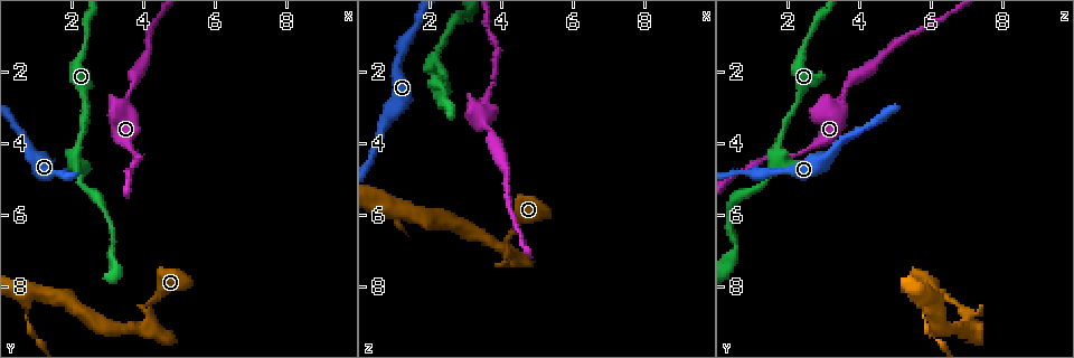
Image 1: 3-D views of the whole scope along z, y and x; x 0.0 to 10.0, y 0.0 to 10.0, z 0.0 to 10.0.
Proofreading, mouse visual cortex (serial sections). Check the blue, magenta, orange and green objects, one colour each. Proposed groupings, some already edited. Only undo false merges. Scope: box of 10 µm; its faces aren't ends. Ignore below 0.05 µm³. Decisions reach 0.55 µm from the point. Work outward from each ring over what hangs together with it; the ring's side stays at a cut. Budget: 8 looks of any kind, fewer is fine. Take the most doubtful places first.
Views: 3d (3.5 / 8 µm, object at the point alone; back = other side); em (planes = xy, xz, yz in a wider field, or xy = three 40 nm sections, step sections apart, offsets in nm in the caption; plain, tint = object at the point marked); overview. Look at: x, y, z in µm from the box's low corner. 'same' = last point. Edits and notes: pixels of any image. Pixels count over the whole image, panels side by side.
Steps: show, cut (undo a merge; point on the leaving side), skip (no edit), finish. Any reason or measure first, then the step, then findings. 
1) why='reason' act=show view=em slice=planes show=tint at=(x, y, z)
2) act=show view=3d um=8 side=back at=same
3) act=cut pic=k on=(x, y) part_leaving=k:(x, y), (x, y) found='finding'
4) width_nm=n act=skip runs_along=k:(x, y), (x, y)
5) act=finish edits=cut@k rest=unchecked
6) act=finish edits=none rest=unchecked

why='abrupt turn' act=show view=3d um=3.5 at=(4.10, 8.80, 6.95)

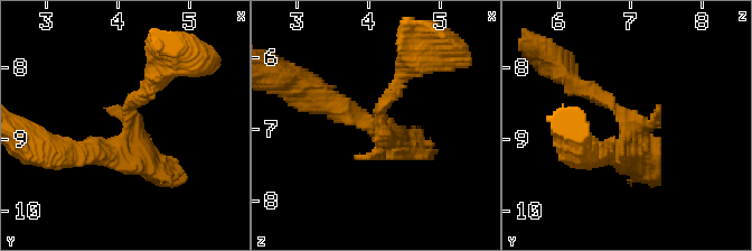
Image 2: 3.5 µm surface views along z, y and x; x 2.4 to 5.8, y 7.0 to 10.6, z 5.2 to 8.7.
why='now the EM' act=show view=em slice=xy step=3 show=tint at=(4.15, 8.80, 7.00)

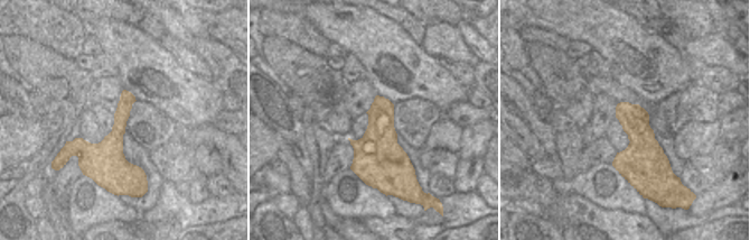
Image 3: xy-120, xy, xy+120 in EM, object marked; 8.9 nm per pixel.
act=show view=em slice=xy step=1 show=tint at=same

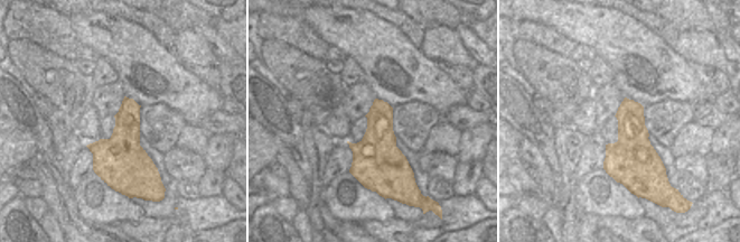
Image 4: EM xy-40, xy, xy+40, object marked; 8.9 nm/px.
act=skip runs_along=2:(152, 84), (115, 154), (77, 154) found='continuous, no second cell'

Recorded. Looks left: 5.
why='a narrow waist' act=show view=3d um=3.5 at=(0.75, 8.25, 5.75)

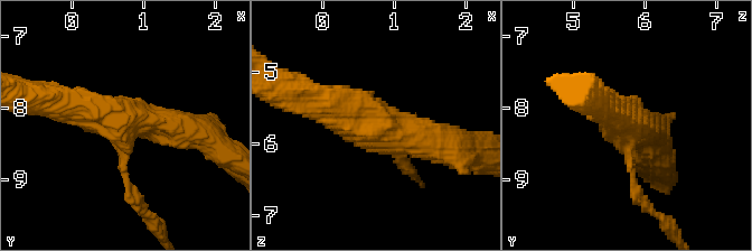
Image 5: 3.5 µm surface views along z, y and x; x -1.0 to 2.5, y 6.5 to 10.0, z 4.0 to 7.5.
arms=3 arm_widths_nm=100,400,450 act=show view=em slice=xy step=5 show=tint at=(0.75, 8.25, 5.75)

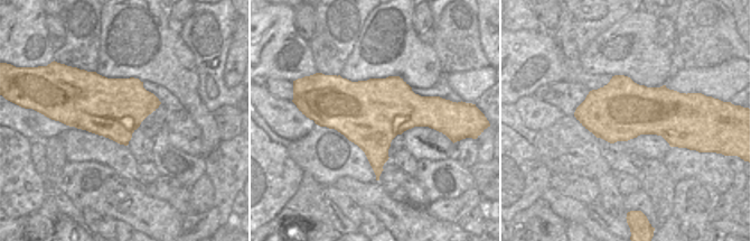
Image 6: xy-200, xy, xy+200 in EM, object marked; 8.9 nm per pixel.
act=skip runs_along=5:(444, 145), (351, 119), (323, 87) found='continuous, no second cell'

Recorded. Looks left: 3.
why='a fork' act=show view=3d um=3.5 at=(2.10, 4.45, 1.80)

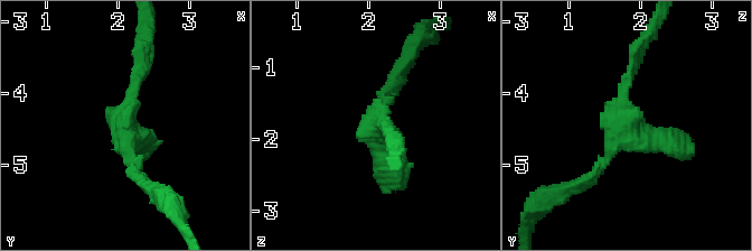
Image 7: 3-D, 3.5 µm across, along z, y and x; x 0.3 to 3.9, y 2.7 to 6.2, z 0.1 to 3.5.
act=show view=em slice=planes show=tint at=(2.05, 4.40, 1.80)

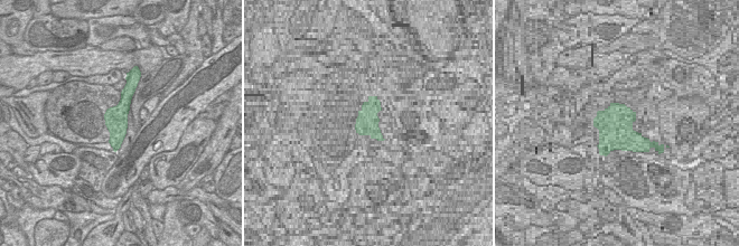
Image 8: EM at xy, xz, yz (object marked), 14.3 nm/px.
why='cut it another way' act=show view=em slice=xy step=1 show=tint at=same

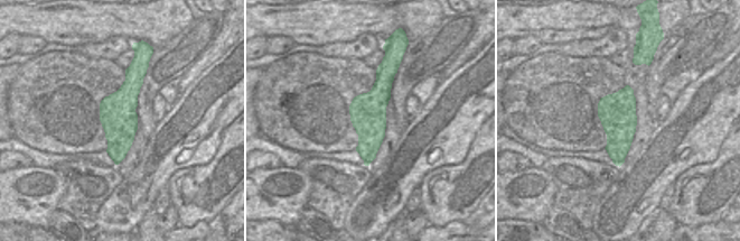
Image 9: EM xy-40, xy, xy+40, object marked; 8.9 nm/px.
act=skip runs_along=7:(636, 55), (622, 135), (588, 179) found='continuous, no second cell'

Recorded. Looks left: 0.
act=finish edits=none rest=unchecked

